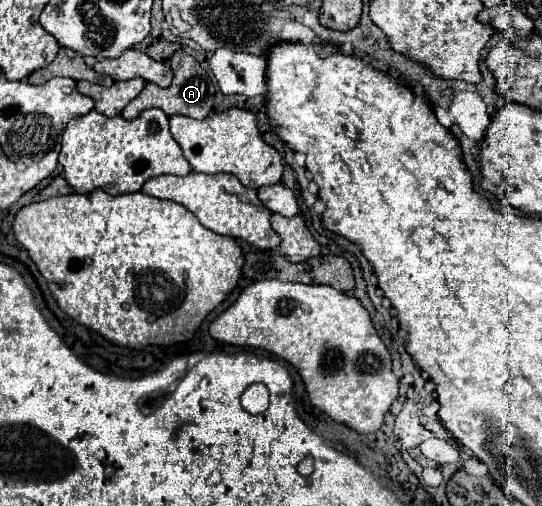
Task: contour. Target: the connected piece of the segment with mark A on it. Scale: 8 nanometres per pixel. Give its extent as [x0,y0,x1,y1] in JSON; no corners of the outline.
[123,49,215,119]

